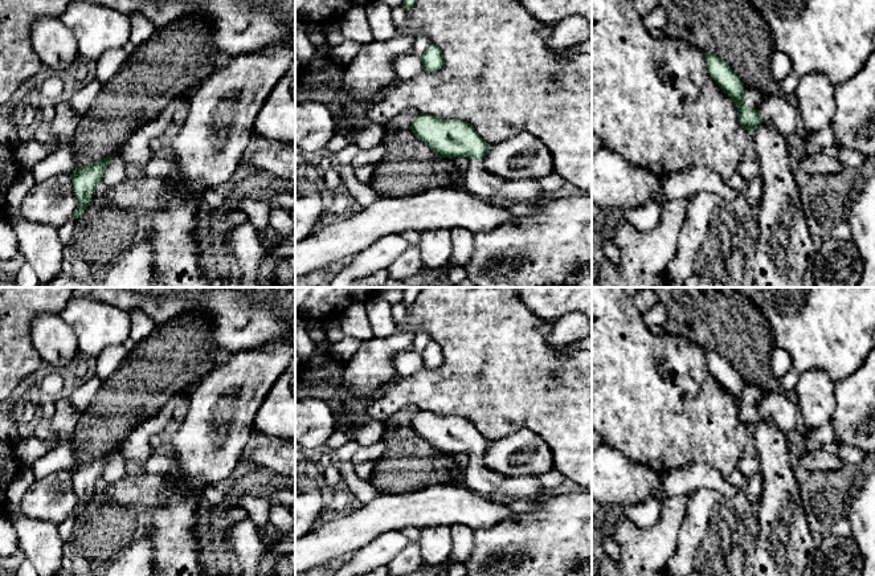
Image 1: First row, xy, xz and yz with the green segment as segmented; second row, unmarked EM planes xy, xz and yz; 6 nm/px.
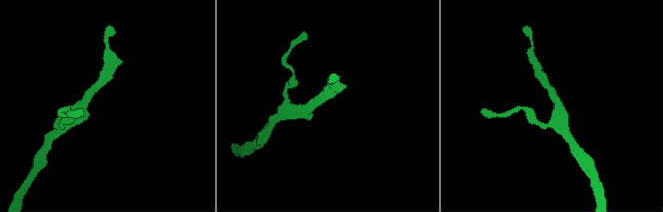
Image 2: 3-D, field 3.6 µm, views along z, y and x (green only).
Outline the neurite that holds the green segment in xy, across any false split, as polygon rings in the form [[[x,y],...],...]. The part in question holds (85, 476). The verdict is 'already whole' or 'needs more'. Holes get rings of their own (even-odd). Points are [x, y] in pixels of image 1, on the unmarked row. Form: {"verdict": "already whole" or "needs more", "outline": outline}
{"verdict": "already whole", "outline": [[[107,453],[101,458],[79,462],[71,470],[73,489],[77,495],[77,506],[71,514],[73,516],[79,515],[85,506],[91,502],[91,494],[95,489],[95,485],[101,479],[103,469],[110,459],[111,453]]]}

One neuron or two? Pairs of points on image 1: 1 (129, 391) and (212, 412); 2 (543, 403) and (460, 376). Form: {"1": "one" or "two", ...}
{"1": "two", "2": "one"}

